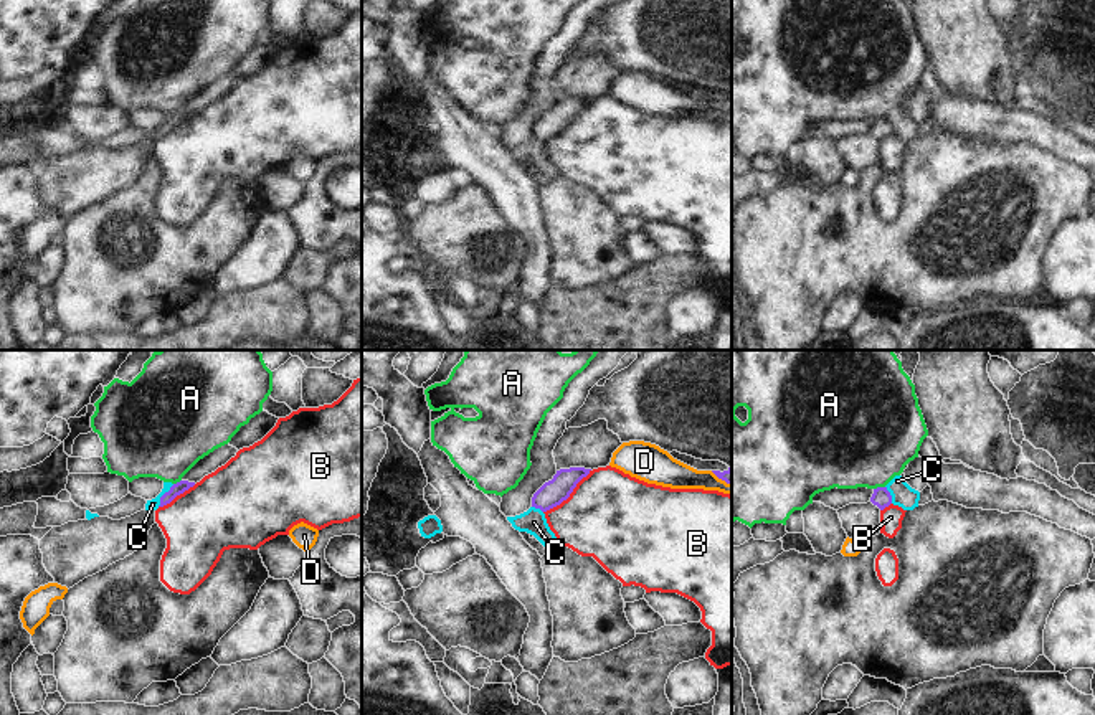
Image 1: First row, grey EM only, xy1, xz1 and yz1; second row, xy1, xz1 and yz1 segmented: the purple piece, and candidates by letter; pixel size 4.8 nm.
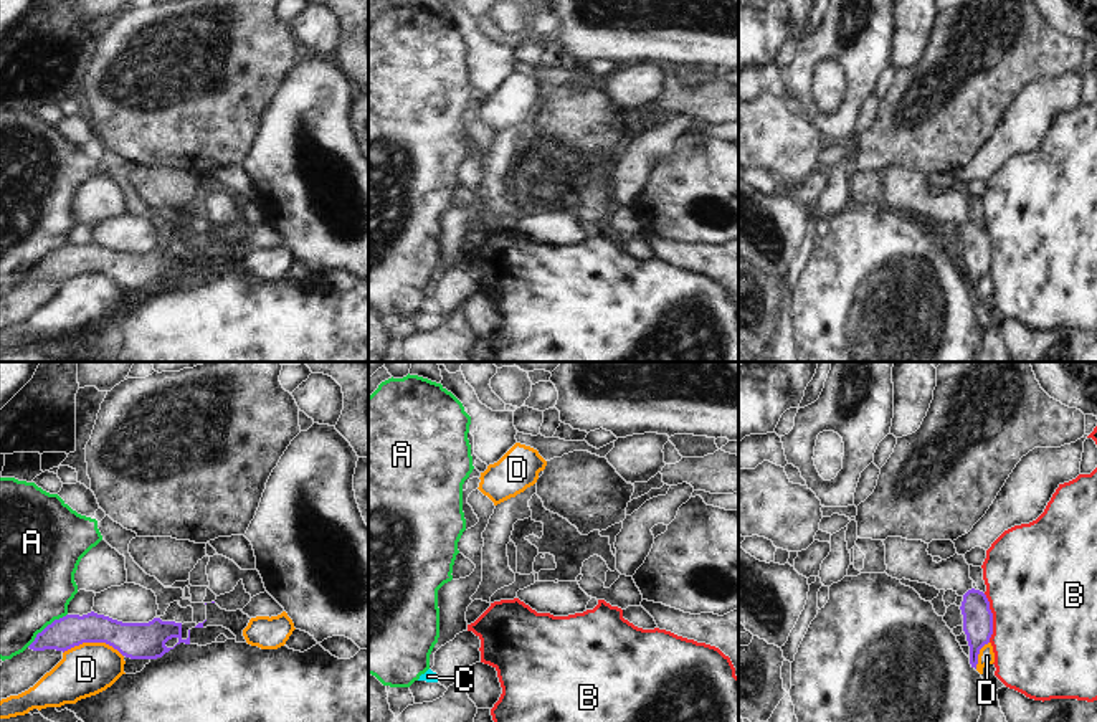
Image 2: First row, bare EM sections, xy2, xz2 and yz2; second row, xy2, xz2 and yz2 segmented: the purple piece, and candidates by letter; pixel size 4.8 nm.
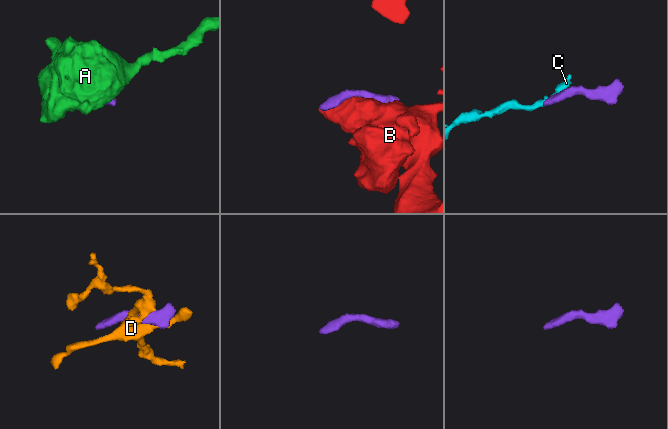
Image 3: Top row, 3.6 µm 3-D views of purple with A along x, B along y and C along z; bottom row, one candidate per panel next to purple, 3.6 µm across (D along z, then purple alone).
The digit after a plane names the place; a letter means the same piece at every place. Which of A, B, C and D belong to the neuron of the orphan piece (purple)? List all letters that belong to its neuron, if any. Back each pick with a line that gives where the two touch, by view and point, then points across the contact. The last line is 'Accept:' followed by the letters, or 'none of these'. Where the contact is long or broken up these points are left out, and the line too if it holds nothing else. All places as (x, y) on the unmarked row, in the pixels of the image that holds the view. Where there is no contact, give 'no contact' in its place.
Accept: none of these

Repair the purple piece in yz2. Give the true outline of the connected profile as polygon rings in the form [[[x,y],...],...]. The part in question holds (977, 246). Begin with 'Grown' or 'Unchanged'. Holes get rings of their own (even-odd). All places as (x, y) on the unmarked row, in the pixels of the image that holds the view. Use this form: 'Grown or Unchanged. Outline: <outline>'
Grown. Outline: [[[887,167],[882,172],[889,207],[927,213],[937,220],[953,220],[963,228],[960,236],[963,261],[970,276],[970,294],[976,299],[980,279],[990,273],[993,264],[993,243],[986,225],[973,218],[965,187],[955,183],[937,193],[927,182],[928,173],[922,170]]]

